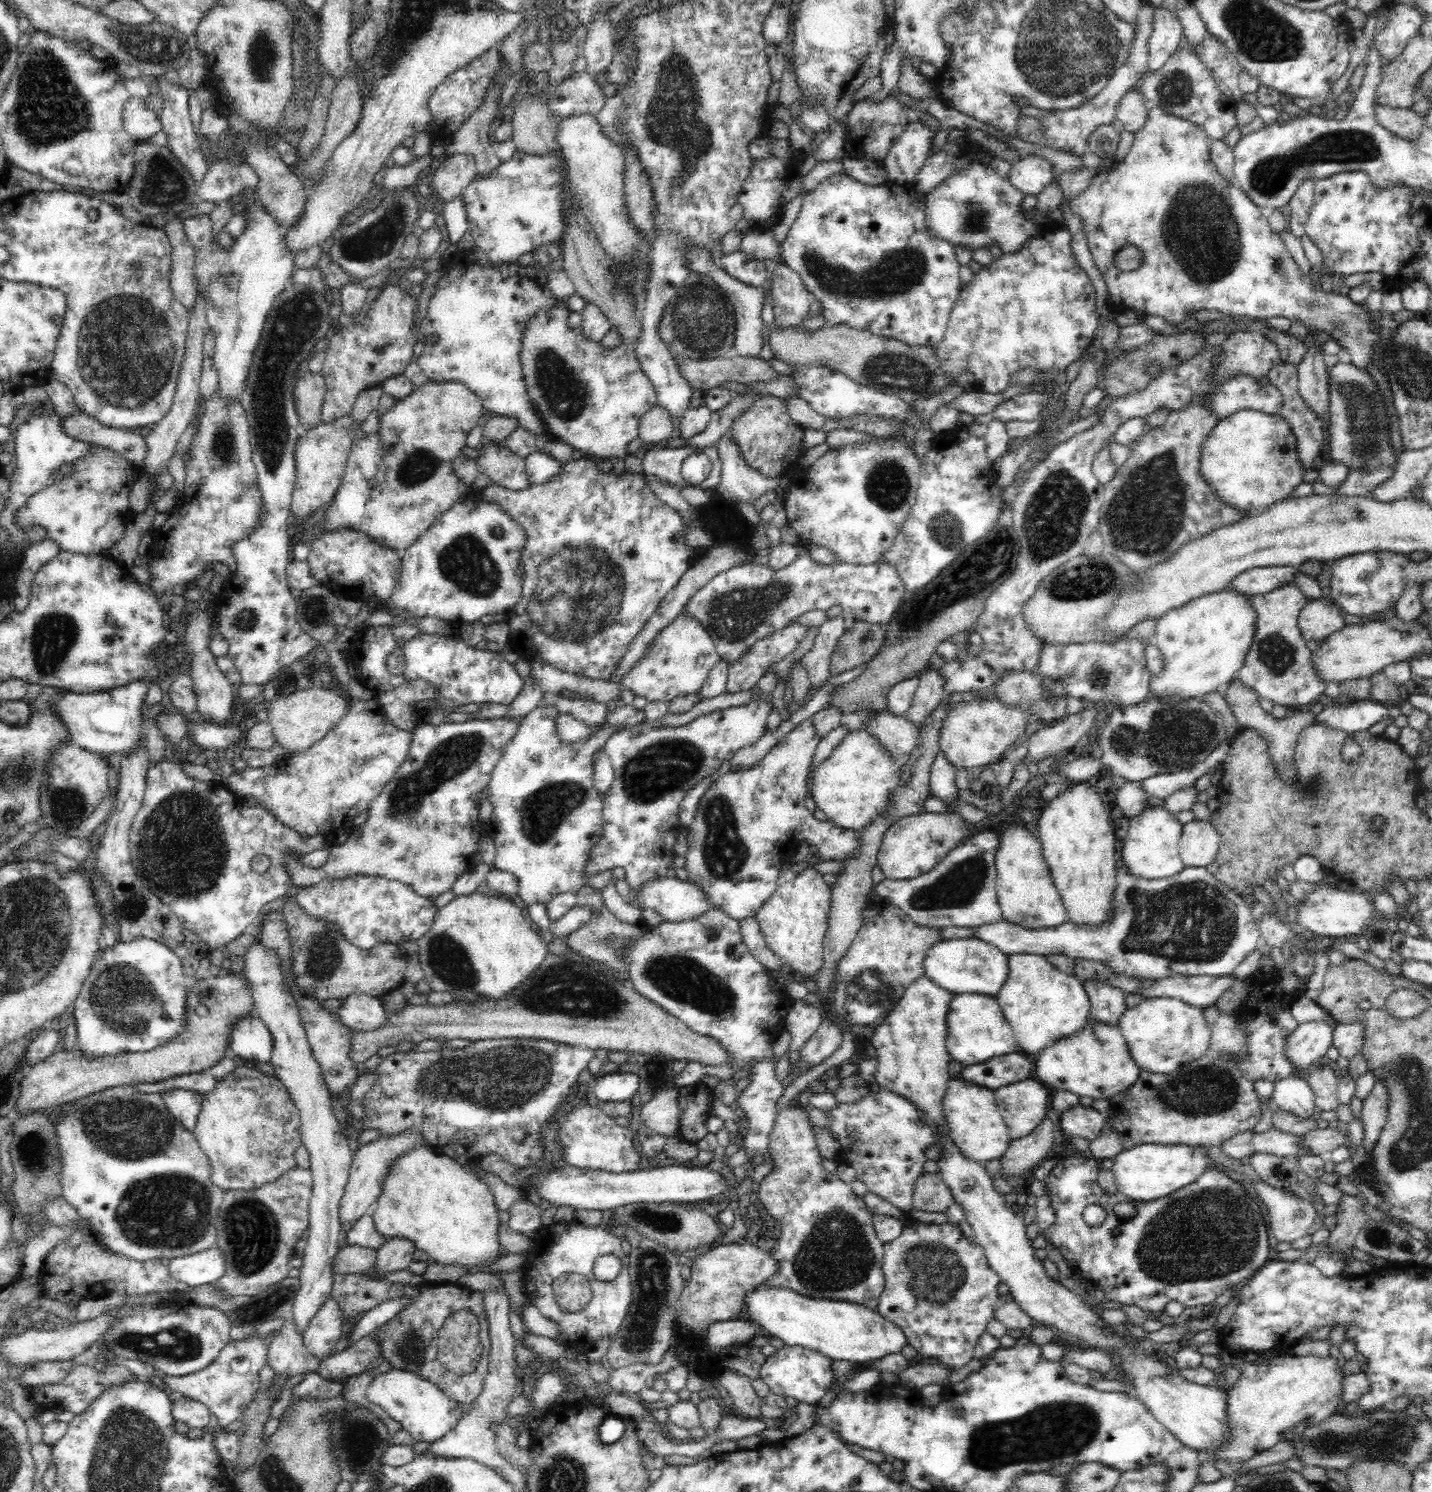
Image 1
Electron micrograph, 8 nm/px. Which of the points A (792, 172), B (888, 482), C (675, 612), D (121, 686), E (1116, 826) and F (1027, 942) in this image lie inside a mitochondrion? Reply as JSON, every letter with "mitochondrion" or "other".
{"A":"other","B":"mitochondrion","C":"other","D":"other","E":"other","F":"other"}

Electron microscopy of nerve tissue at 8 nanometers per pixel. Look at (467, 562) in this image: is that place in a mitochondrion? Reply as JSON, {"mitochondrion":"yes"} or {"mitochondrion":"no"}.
{"mitochondrion":"yes"}

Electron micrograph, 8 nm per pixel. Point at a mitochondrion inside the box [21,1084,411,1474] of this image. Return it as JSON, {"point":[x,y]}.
{"point":[169,1212]}

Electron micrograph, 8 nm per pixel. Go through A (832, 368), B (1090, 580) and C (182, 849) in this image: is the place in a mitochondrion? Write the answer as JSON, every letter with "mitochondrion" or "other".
{"A":"other","B":"mitochondrion","C":"mitochondrion"}

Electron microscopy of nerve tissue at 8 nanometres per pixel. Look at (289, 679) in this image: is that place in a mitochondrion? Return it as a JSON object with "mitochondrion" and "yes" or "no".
{"mitochondrion":"no"}

